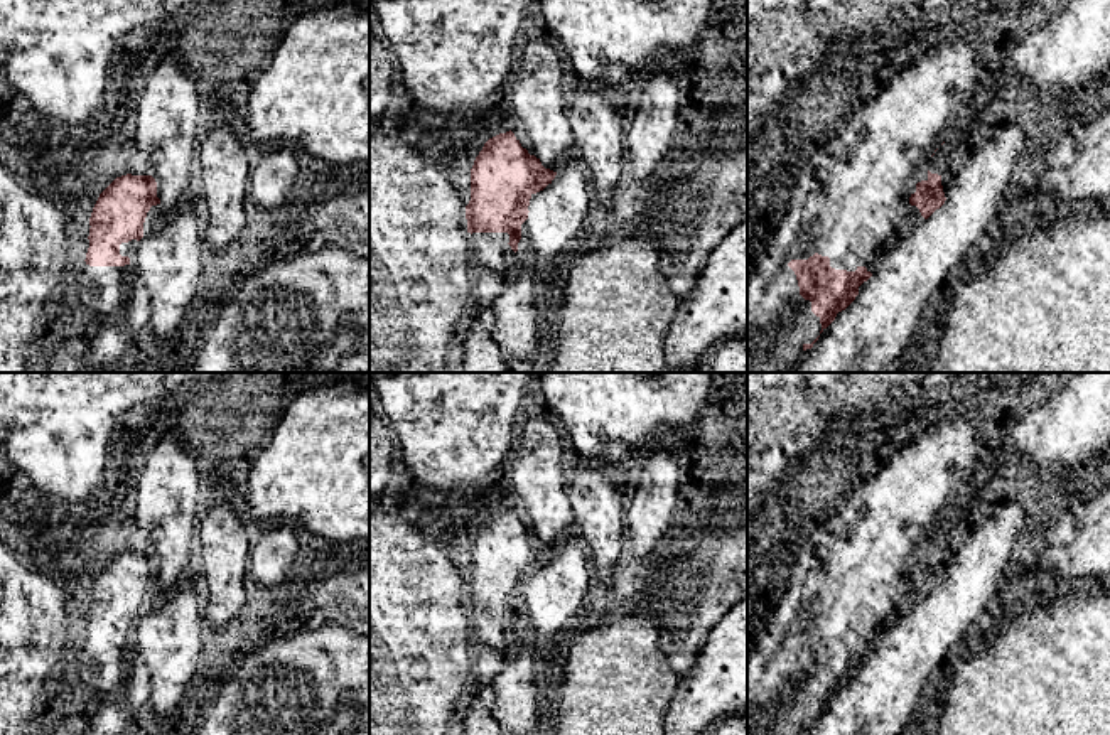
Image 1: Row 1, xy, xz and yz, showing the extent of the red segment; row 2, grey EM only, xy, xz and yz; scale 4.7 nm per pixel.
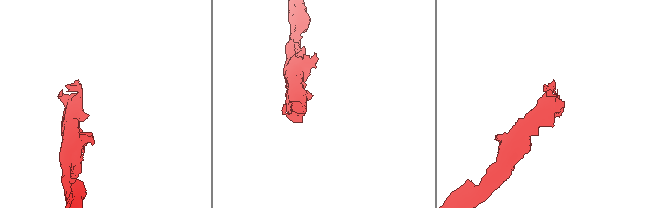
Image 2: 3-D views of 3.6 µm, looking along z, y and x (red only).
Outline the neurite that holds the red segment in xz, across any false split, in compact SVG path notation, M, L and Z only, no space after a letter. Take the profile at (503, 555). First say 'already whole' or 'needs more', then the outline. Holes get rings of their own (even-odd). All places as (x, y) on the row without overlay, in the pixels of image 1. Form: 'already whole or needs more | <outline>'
needs more | M511 507L489 516L471 546L471 578L466 583L471 615L498 617L501 625L509 622L516 630L530 577L555 553L521 524Z

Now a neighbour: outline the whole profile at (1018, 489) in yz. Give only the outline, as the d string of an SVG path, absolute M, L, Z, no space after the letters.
M1010 480L1009 489L1010 489L1010 511L1014 514L1014 524L1021 531L1019 528L1021 507L1026 504L1039 506L1039 499L1034 499L1032 496L1041 492L1043 487L1034 482L1022 484Z

